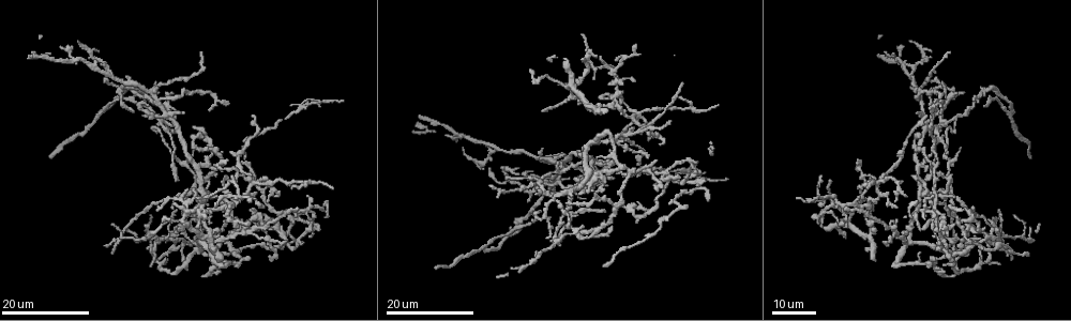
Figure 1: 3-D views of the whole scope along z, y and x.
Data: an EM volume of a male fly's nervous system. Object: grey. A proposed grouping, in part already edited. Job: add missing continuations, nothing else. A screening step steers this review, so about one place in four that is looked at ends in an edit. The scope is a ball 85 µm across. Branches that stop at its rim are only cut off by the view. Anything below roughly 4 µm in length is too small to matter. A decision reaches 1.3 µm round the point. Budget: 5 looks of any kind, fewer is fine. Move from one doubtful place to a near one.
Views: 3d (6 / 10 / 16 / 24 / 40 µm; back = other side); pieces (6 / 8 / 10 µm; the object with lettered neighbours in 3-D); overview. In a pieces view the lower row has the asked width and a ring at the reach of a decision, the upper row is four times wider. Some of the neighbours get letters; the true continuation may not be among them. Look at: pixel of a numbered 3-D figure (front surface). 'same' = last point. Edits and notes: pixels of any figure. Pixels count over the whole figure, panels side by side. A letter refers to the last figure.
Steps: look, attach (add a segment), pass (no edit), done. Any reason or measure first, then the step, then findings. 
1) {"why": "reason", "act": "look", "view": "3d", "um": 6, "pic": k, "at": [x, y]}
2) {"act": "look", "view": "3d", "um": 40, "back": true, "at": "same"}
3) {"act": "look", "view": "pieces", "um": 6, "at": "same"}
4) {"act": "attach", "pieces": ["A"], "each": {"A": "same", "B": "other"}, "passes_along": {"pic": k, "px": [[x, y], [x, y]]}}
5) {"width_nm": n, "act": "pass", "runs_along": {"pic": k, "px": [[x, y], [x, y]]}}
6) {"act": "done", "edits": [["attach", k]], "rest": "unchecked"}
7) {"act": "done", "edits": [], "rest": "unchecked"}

{"act": "look", "view": "3d", "um": 24, "pic": 1, "at": [184, 189]}

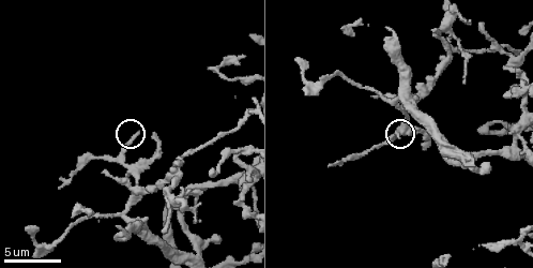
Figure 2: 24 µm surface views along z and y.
{"act": "look", "view": "pieces", "um": 6, "pic": 2, "at": [136, 135]}

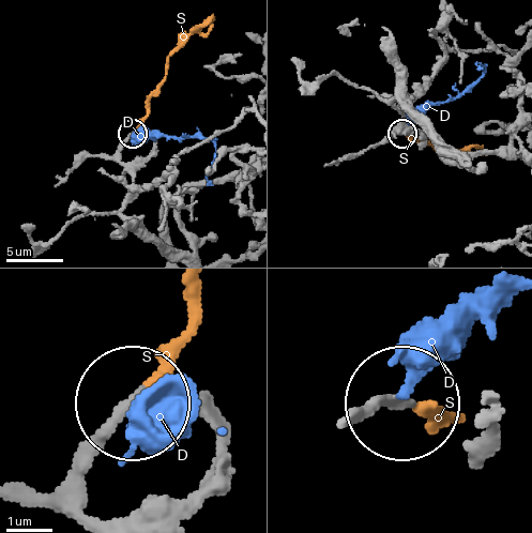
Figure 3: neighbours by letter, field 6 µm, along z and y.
{"act": "attach", "pieces": ["S"], "each": {"D": "other", "S": "same"}, "passes_along": {"pic": 3, "px": [[82, 511], [87, 445], [152, 377], [198, 295]]}, "found": "it goes on there"}

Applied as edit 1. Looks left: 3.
{"why": "branch stops here", "act": "look", "view": "3d", "um": 16, "pic": 1, "at": [570, 208]}

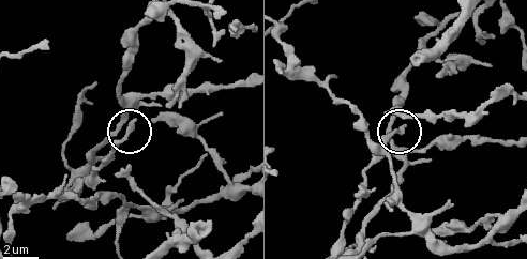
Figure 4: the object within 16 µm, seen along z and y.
{"why": "what lies round it", "act": "look", "view": "pieces", "um": 10, "pic": 4, "at": [131, 124]}

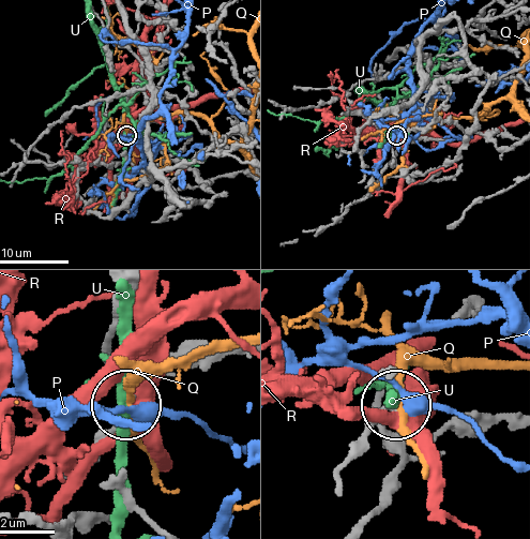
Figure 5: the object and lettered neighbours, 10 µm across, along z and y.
{"act": "pass", "each": {"P": "other", "Q": "other", "R": "other", "U": "other"}, "found": "none of them fits"}

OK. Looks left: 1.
{"act": "done", "edits": [["attach", 3]], "rest": "unchecked"}

